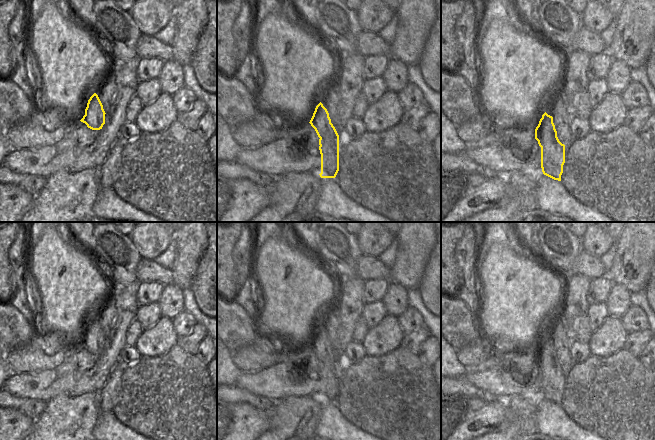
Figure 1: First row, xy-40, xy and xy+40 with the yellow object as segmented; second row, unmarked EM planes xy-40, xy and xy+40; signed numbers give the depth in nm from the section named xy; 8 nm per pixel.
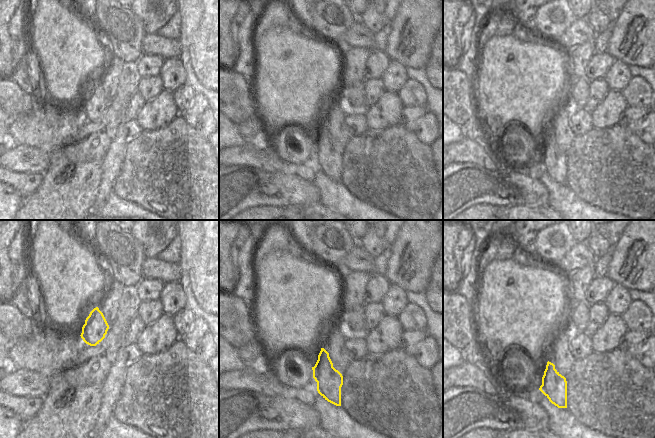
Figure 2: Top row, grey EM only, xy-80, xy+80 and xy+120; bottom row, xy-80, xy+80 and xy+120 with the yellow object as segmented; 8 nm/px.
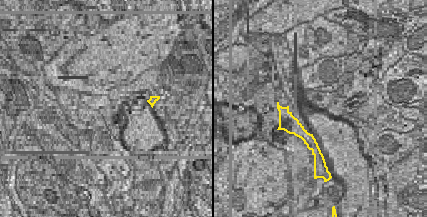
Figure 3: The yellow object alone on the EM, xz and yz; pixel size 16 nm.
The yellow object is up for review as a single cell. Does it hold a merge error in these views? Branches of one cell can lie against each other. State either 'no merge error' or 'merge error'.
merge error

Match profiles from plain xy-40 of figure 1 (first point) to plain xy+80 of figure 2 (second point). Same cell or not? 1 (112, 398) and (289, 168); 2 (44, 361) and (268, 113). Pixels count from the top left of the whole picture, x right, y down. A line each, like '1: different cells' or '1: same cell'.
1: same cell
2: different cells

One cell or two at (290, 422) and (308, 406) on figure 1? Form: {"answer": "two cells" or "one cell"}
{"answer": "one cell"}

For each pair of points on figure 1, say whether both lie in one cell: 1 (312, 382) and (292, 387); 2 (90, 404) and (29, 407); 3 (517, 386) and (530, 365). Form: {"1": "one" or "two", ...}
{"1": "one", "2": "two", "3": "one"}

